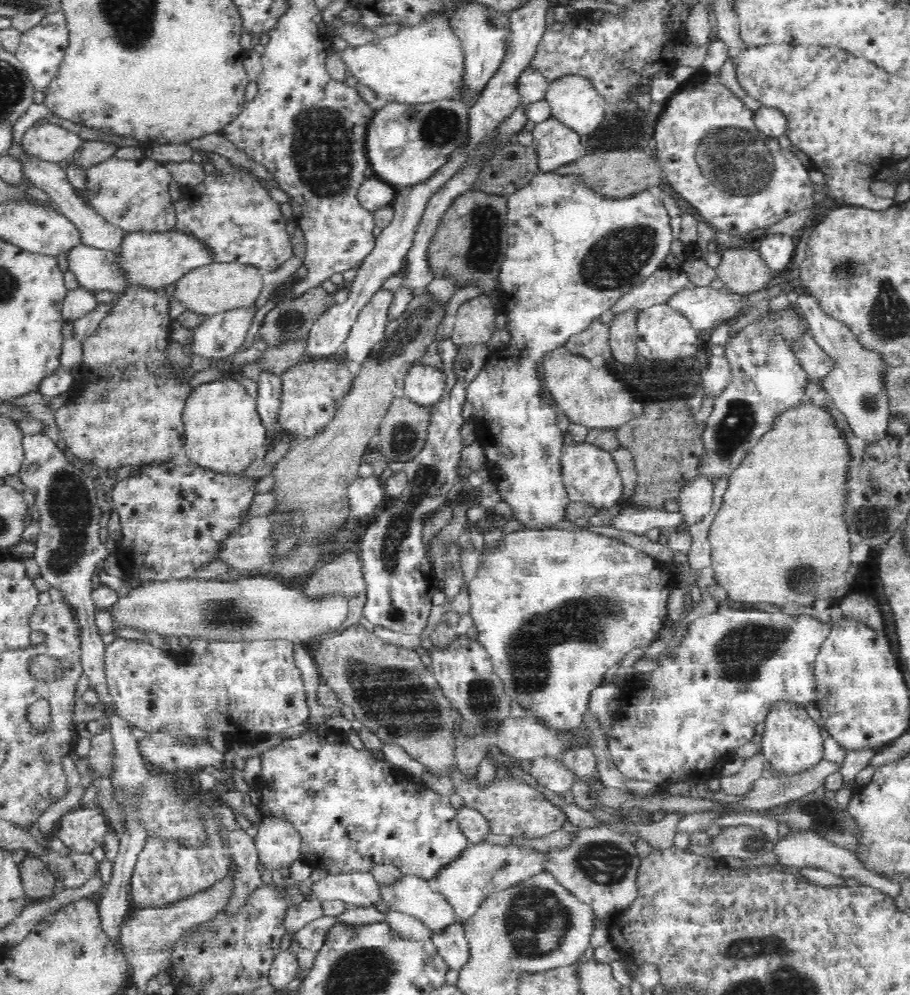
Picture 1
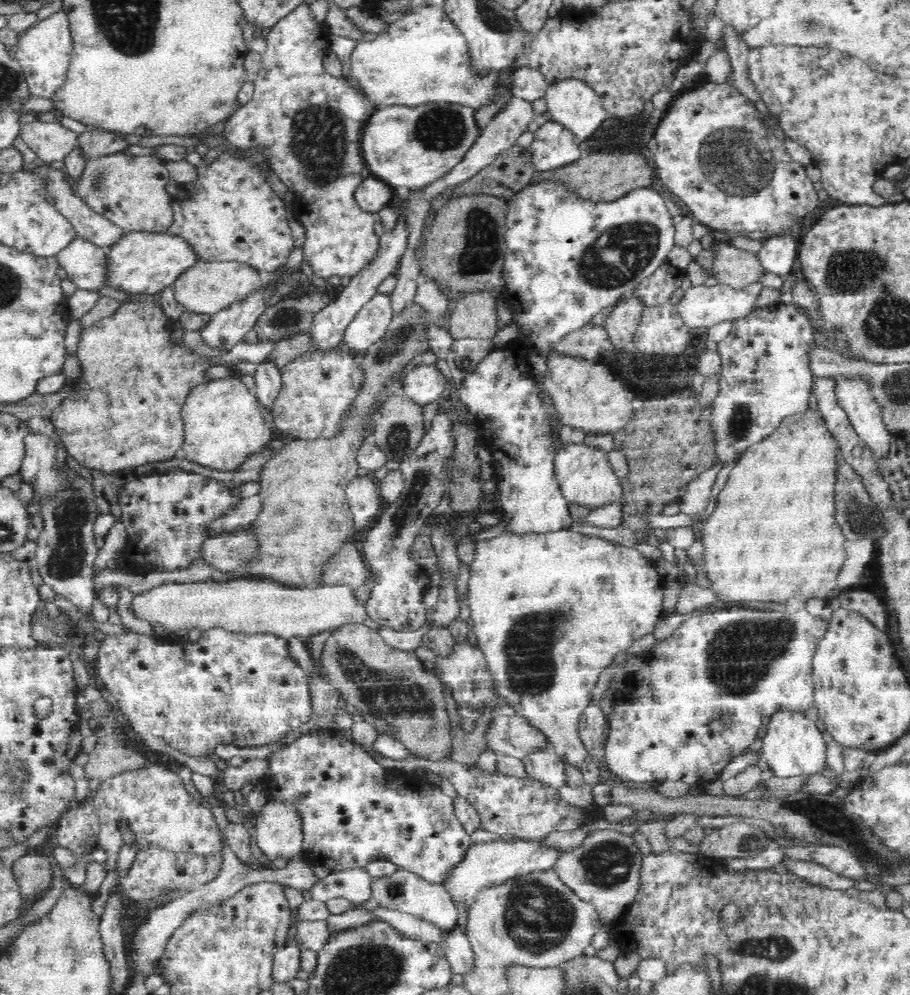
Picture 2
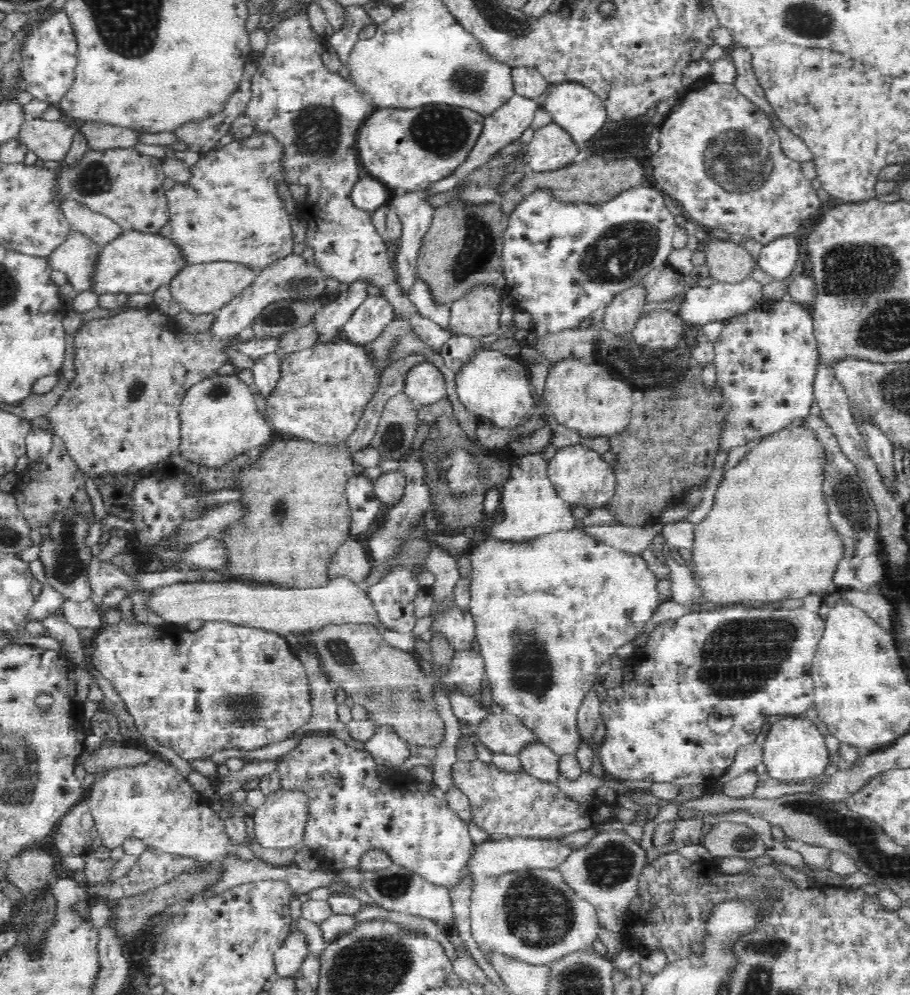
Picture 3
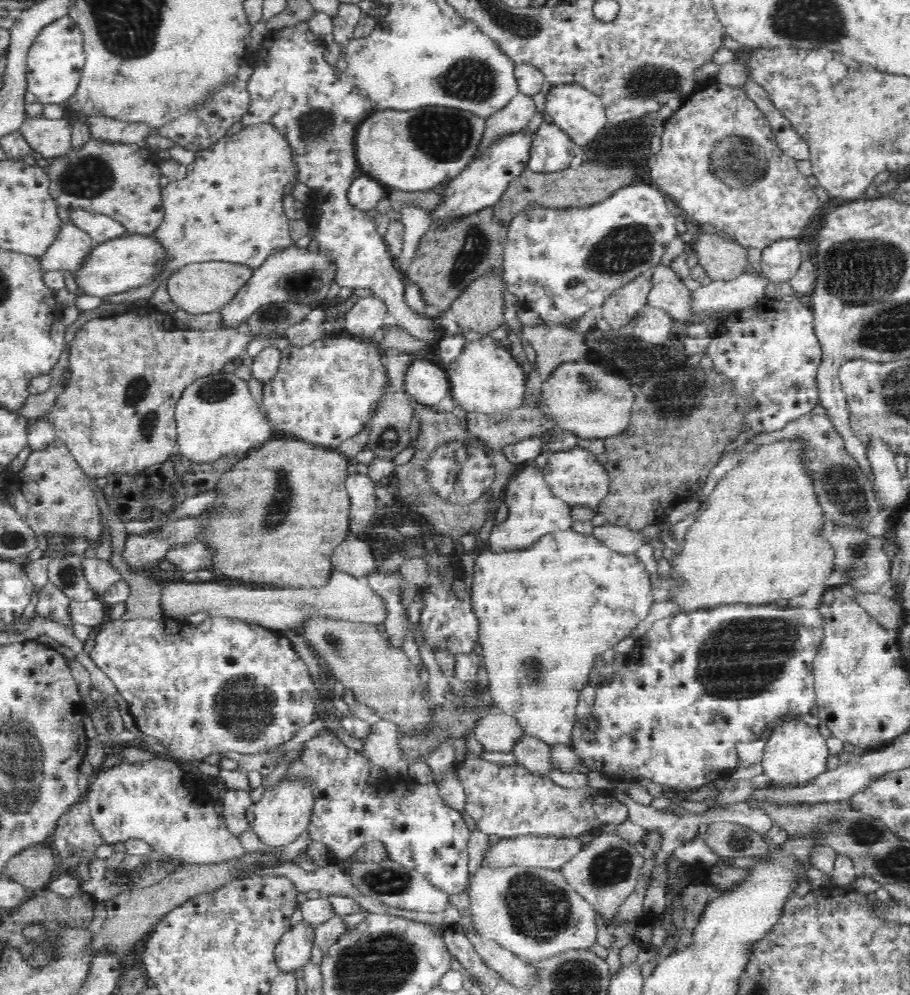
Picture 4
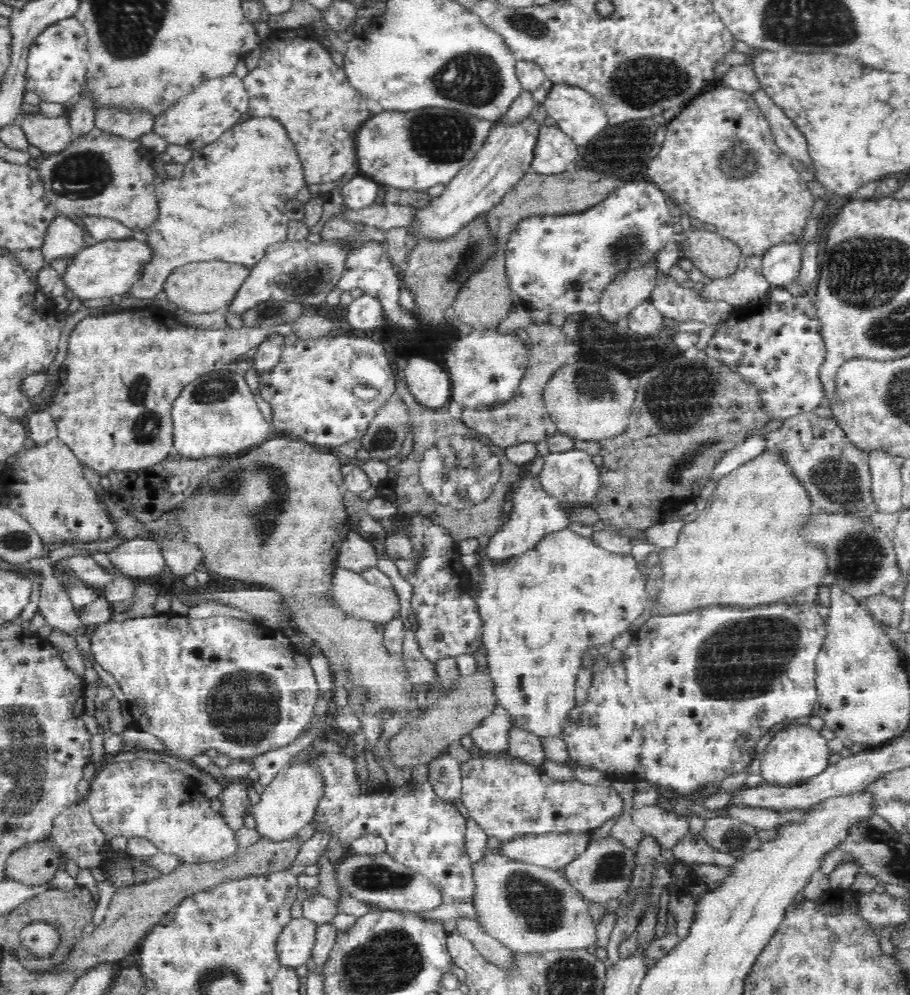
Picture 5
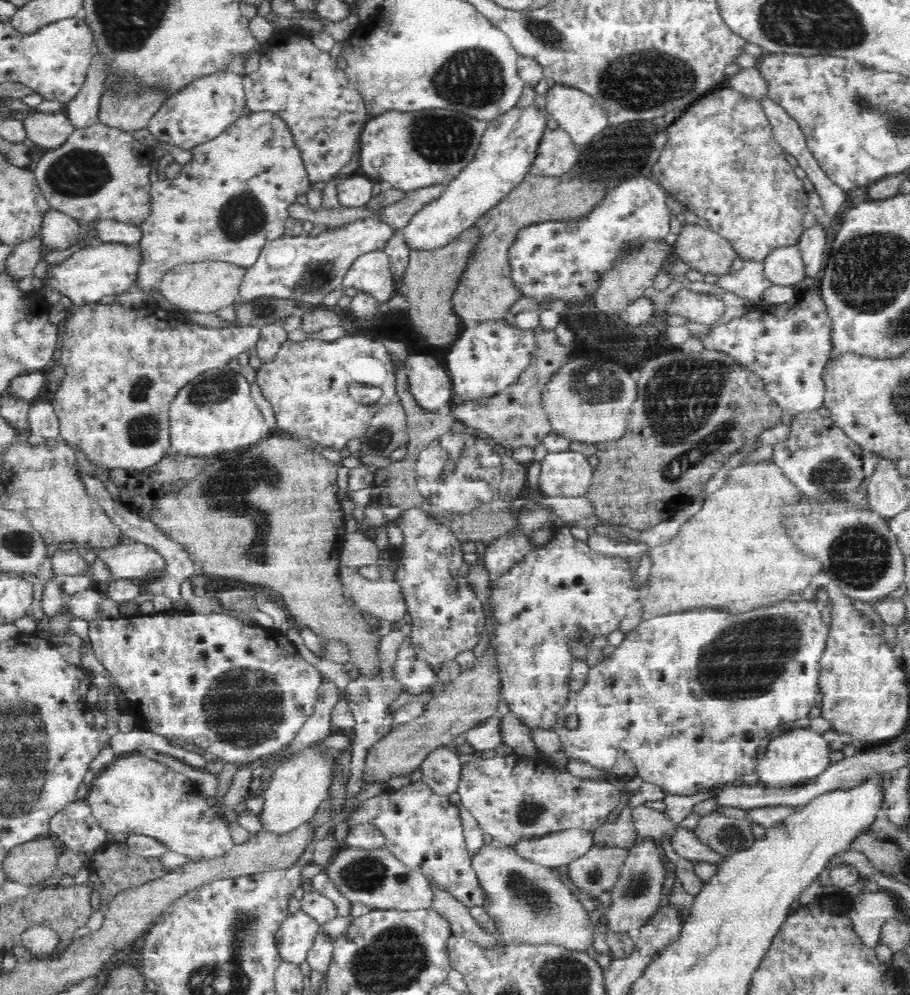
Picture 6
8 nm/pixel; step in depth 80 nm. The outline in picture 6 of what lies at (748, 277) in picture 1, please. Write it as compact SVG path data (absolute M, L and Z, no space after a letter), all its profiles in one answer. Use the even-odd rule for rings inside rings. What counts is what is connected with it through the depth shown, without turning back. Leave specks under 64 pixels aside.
M684 224L672 247L674 259L702 274L720 276L730 271L737 258L730 242L711 228Z

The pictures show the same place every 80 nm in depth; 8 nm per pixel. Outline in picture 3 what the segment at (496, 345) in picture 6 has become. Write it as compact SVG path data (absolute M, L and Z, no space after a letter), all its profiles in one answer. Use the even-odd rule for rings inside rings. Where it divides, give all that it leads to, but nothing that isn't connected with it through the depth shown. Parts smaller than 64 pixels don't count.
M484 348L474 353L455 373L458 398L470 414L482 421L513 429L525 421L528 413L537 410L526 373L527 369L520 358Z

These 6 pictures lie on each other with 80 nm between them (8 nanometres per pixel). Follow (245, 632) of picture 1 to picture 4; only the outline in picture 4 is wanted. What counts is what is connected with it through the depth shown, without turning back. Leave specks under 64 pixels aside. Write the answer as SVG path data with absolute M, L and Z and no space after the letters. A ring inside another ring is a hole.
M333 569L332 576L324 588L318 589L274 589L253 590L246 586L222 586L214 580L188 583L168 582L161 591L164 617L184 620L198 613L206 612L208 617L226 616L248 622L253 626L284 631L288 628L299 629L304 618L316 614L330 616L337 620L350 620L356 623L383 624L388 619L387 602L379 596L362 578L350 573Z

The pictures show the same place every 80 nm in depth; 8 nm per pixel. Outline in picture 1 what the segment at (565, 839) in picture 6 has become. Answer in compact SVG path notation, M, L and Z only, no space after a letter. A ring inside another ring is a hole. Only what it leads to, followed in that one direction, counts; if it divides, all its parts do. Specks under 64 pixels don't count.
M487 842L476 843L466 848L452 864L448 864L432 884L454 907L456 921L463 923L474 914L490 891L508 888L534 874L543 872L548 860L550 860L548 851L540 852L530 846L517 846L512 843L508 846Z

